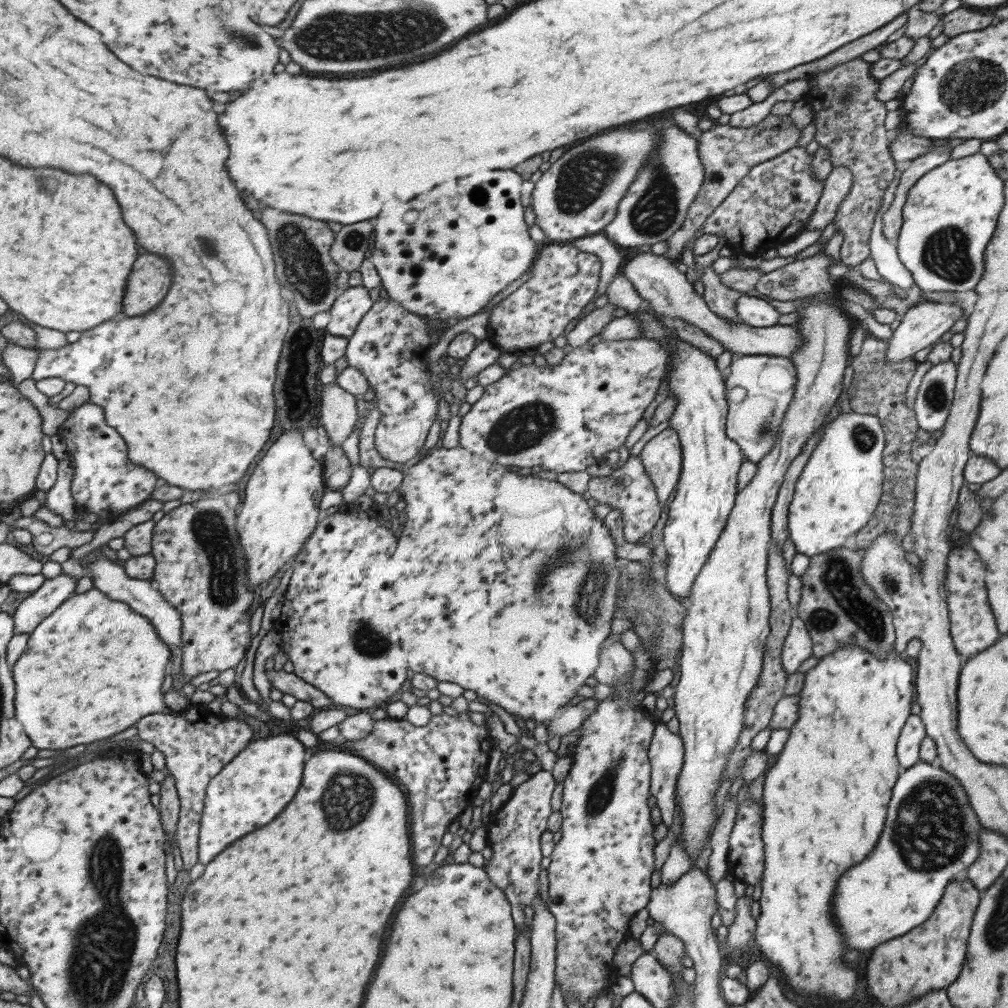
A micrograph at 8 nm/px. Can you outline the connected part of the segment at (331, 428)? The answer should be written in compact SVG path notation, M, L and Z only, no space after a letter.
M337 382L329 383L323 391L320 391L321 397L321 411L318 414L318 423L324 429L328 438L335 445L340 445L350 436L354 430L354 426L358 420L358 409L356 409L356 401L358 396L354 396L351 392L344 390Z

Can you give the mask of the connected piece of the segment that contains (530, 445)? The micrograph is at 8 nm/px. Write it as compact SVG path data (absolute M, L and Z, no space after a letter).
M638 337L587 343L564 356L557 366L521 366L485 386L482 397L462 416L459 445L502 467L542 468L557 473L585 471L588 466L602 462L607 452L624 445L628 433L643 418L642 413L658 394L667 365L668 352L659 340Z

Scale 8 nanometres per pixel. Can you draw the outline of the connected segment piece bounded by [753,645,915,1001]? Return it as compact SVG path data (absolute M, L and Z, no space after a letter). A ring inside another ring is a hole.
M844 645L823 656L803 678L803 687L799 692L799 713L796 722L790 729L790 735L784 748L777 754L776 764L770 768L766 774L766 780L764 780L762 841L764 842L765 865L761 880L762 897L759 900L761 915L756 919L753 935L756 937L756 944L758 944L760 952L768 958L770 964L776 964L781 968L784 978L786 978L786 984L794 986L798 996L804 996L810 1000L850 1000L858 982L857 972L850 967L846 968L846 964L840 962L846 950L842 948L842 938L840 938L840 934L836 934L836 926L830 918L832 916L832 902L830 900L834 896L834 888L836 888L838 878L852 864L858 864L860 860L864 860L864 854L868 854L876 846L880 832L884 828L886 806L890 804L888 800L892 796L892 786L896 784L896 778L900 776L900 766L898 766L900 763L898 763L896 754L897 740L906 719L911 715L910 708L912 697L915 696L915 689L912 667L901 651L896 650L895 646L894 651L896 653L888 655L885 659L880 659L864 647Z

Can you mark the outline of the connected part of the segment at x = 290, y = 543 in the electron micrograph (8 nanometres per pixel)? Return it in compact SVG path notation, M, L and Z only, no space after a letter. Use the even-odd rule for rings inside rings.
M292 429L284 436L280 436L258 462L244 488L244 506L237 515L236 528L246 565L248 565L245 579L251 590L256 590L260 584L267 584L268 580L276 576L292 556L298 555L303 550L303 546L323 515L320 509L320 500L326 491L323 463L322 460L312 457L310 449L304 445L302 434L300 429Z

